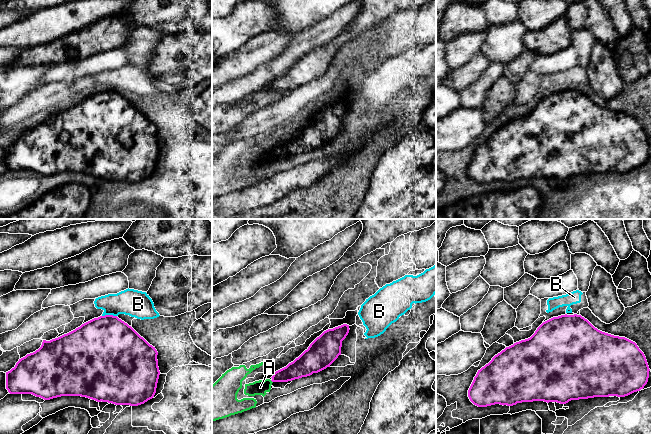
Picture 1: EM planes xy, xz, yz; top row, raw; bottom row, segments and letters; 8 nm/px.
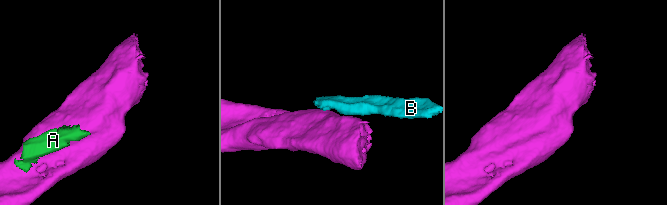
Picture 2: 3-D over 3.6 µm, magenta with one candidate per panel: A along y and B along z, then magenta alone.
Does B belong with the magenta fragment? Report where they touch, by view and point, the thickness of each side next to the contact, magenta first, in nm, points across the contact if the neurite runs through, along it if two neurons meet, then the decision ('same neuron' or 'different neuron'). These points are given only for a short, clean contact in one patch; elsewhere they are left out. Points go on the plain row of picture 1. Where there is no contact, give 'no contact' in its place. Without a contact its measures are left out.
xy (109, 91) | 480/220 nm | along xy (116, 91), (102, 92) | different neuron

